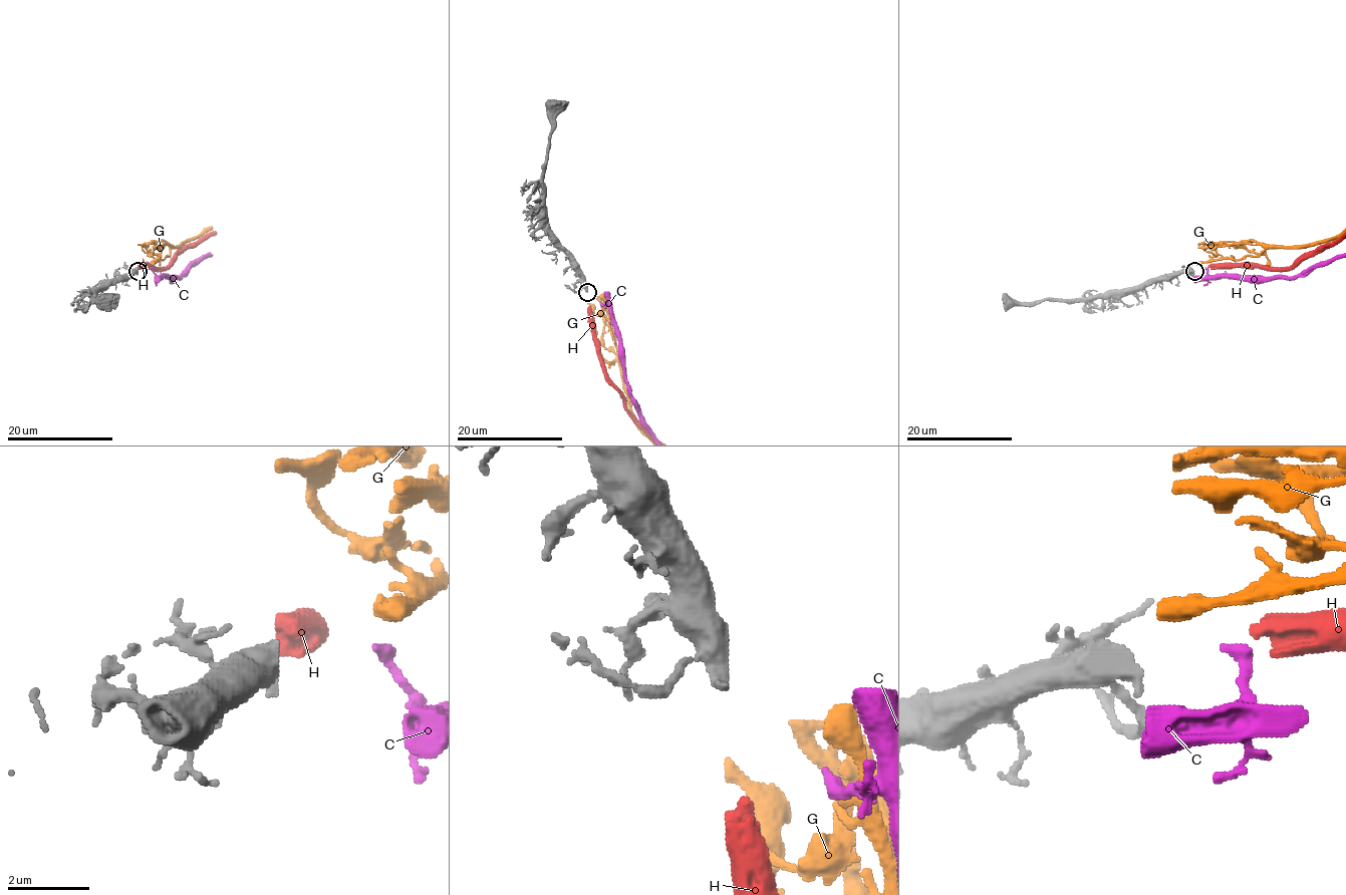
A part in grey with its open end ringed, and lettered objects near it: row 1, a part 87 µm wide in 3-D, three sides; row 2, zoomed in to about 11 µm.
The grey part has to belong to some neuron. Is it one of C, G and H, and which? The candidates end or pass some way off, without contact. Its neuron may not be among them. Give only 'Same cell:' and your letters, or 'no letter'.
Same cell: H

